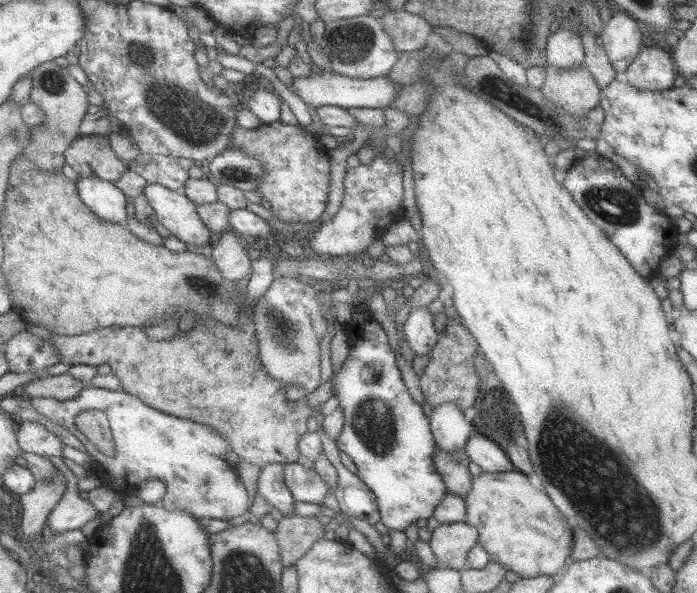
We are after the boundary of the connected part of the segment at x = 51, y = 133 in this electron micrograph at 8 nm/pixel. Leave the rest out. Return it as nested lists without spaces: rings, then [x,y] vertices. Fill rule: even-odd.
[[[51,61],[38,66],[32,74],[35,78],[32,101],[45,110],[48,114],[48,121],[42,127],[33,128],[34,141],[22,155],[32,159],[45,171],[60,171],[68,163],[67,150],[82,135],[84,118],[90,112],[90,95],[84,90],[84,85],[72,74],[70,67],[60,66],[58,62]]]

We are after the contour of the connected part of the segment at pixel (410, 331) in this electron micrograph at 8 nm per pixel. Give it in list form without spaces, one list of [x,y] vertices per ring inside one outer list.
[[[426,306],[412,311],[404,330],[405,339],[420,356],[431,354],[435,346],[439,344],[441,333],[436,328],[436,318]]]

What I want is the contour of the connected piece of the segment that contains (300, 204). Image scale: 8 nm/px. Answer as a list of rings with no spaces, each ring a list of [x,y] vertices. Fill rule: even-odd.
[[[284,122],[265,123],[256,130],[238,125],[230,148],[242,150],[265,164],[265,177],[255,191],[271,203],[271,211],[277,218],[286,223],[301,222],[304,224],[321,221],[330,204],[329,200],[333,191],[333,162],[331,151],[322,144],[320,136],[308,132],[304,126],[292,126]]]

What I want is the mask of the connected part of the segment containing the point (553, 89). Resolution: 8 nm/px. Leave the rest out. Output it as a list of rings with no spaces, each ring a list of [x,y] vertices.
[[[582,65],[573,69],[547,66],[545,83],[539,89],[549,101],[580,120],[600,104],[602,88],[591,70]]]

